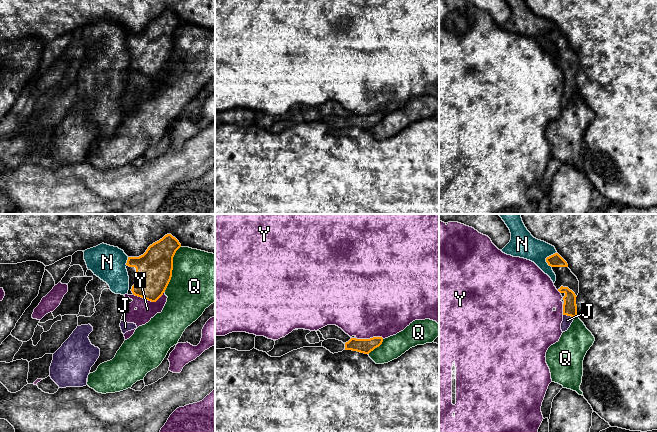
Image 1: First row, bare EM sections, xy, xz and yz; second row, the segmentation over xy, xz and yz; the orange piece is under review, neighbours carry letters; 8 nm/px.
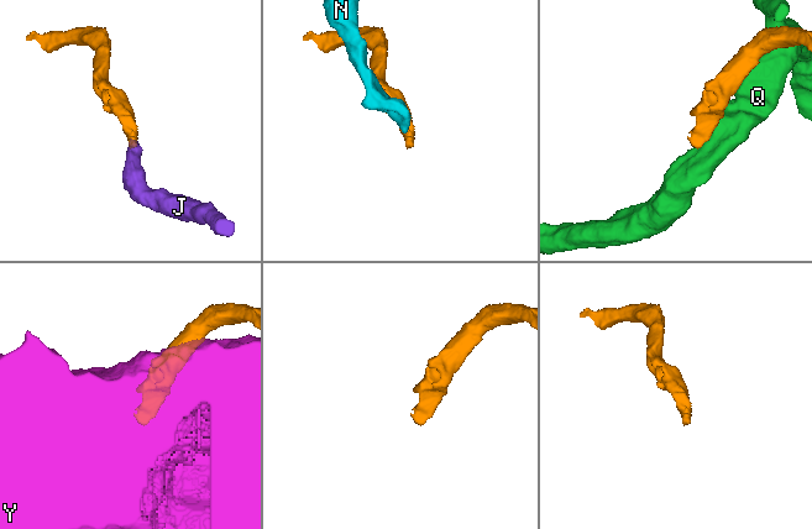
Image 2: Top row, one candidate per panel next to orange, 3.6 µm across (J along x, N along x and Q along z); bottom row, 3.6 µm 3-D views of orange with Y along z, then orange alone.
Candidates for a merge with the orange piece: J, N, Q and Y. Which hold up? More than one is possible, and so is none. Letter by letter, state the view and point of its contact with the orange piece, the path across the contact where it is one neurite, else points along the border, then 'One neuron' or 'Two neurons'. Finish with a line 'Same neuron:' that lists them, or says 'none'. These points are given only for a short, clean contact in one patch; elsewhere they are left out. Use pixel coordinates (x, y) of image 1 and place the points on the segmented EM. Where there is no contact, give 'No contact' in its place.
J: Touches orange at yz (569, 315). Path across: yz (569, 307), (569, 315), (567, 320). One neuron
N: Touches orange at yz (546, 258). Two neurons
Q: Touches orange at xy (172, 269). Two neurons
Y: Touches orange at xy (148, 300). Two neurons
Same neuron: J

